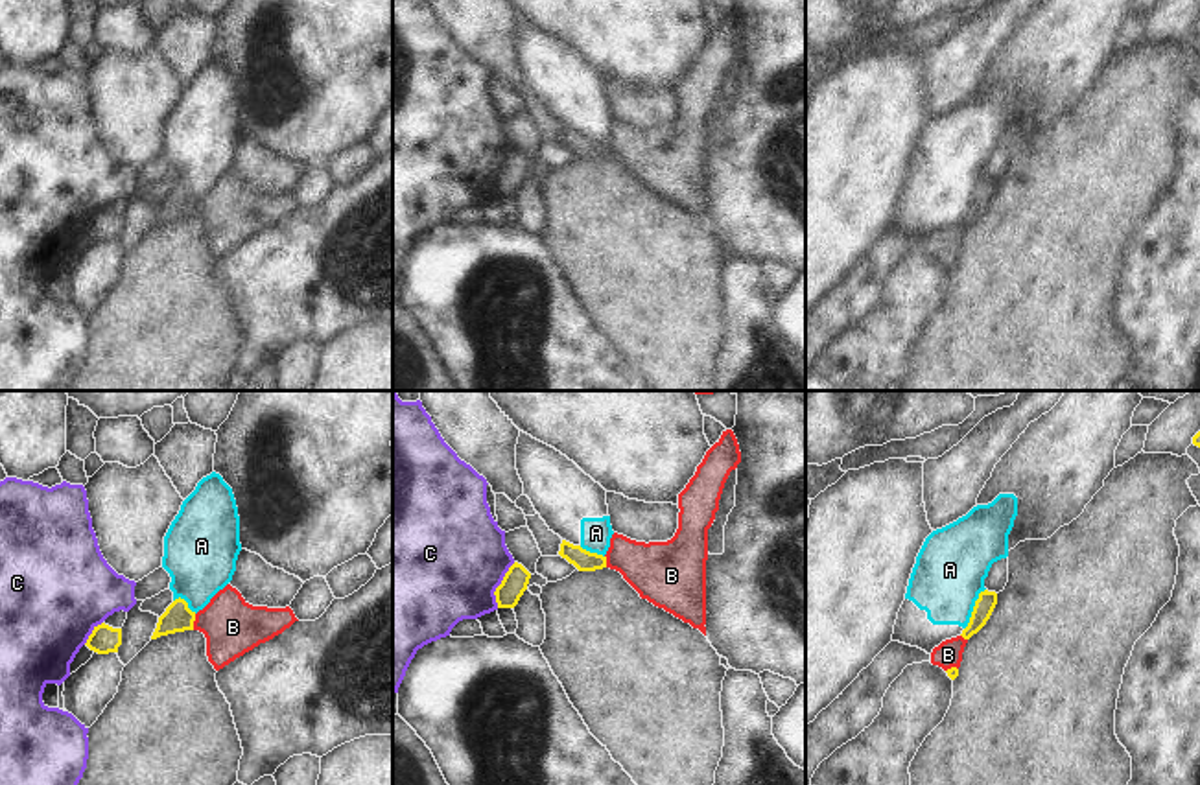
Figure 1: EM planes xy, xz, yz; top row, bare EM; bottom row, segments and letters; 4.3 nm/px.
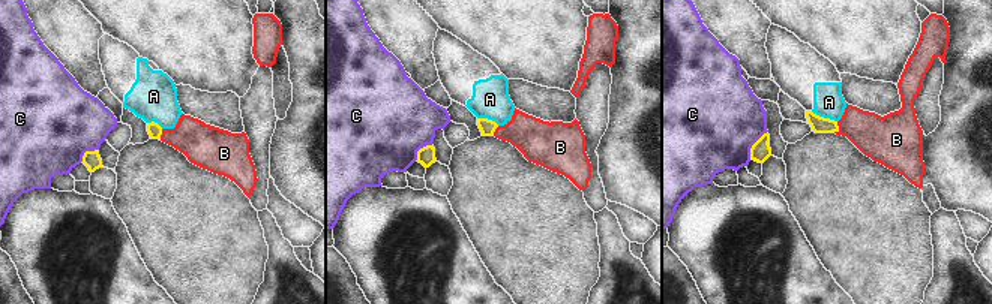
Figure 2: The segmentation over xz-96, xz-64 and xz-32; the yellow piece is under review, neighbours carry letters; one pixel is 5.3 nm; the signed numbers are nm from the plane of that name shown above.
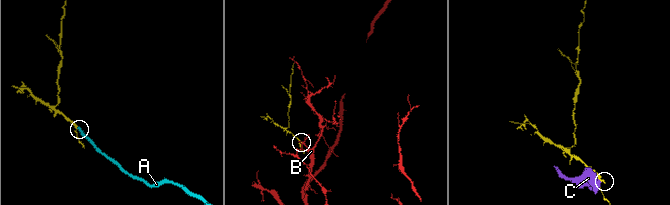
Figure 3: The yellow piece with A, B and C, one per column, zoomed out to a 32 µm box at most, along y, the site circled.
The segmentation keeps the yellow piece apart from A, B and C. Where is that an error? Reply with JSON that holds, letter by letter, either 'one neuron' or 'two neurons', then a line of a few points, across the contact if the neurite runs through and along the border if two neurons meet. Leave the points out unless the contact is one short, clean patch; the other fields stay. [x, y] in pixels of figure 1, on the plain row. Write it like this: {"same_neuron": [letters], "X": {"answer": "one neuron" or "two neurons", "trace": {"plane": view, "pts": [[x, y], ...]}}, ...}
{"same_neuron": ["B"], "A": {"answer": "two neurons", "trace": {"plane": "yz", "pts": [[985, 175], [964, 216]]}}, "B": {"answer": "one neuron", "trace": {"plane": "xy", "pts": [[177, 205], [194, 207], [227, 209], [233, 214]]}}, "C": {"answer": "two neurons"}}

